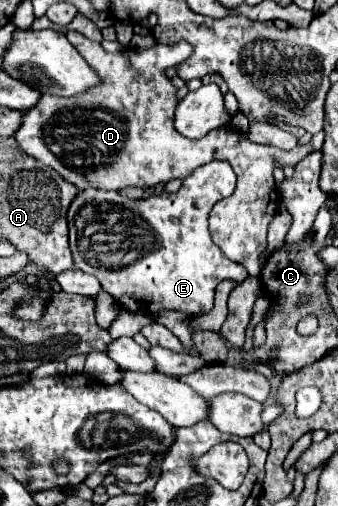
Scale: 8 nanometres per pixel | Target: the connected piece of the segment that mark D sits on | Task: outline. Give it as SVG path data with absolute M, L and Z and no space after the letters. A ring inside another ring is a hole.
M68 31L68 41L80 51L80 55L86 59L88 65L100 75L100 85L90 87L88 91L74 95L74 97L58 97L58 95L42 95L40 103L34 109L34 121L36 123L22 123L20 131L16 131L16 141L20 143L22 151L36 157L44 165L56 169L66 181L78 187L78 191L84 189L104 189L104 191L122 191L126 187L142 187L150 189L156 185L166 185L170 179L184 180L200 165L210 161L228 161L238 175L238 185L232 193L232 197L226 197L216 203L216 207L210 213L210 233L212 241L220 247L222 255L230 261L236 261L248 269L252 277L260 275L260 251L266 247L266 235L268 225L278 209L278 189L274 183L274 163L288 163L294 165L300 159L304 159L310 153L310 145L296 147L292 151L282 151L272 145L260 145L252 143L246 133L240 133L232 129L232 125L216 127L206 137L192 141L184 135L180 135L174 129L174 109L180 101L178 89L170 83L170 77L166 75L168 67L174 67L182 61L186 61L192 55L192 45L188 41L178 41L174 45L166 43L154 43L150 49L124 49L122 53L108 53L102 49L100 43L94 43L80 35L78 31ZM52 115L68 115L68 123L52 123ZM34 131L40 131L50 137L38 137L34 139Z

